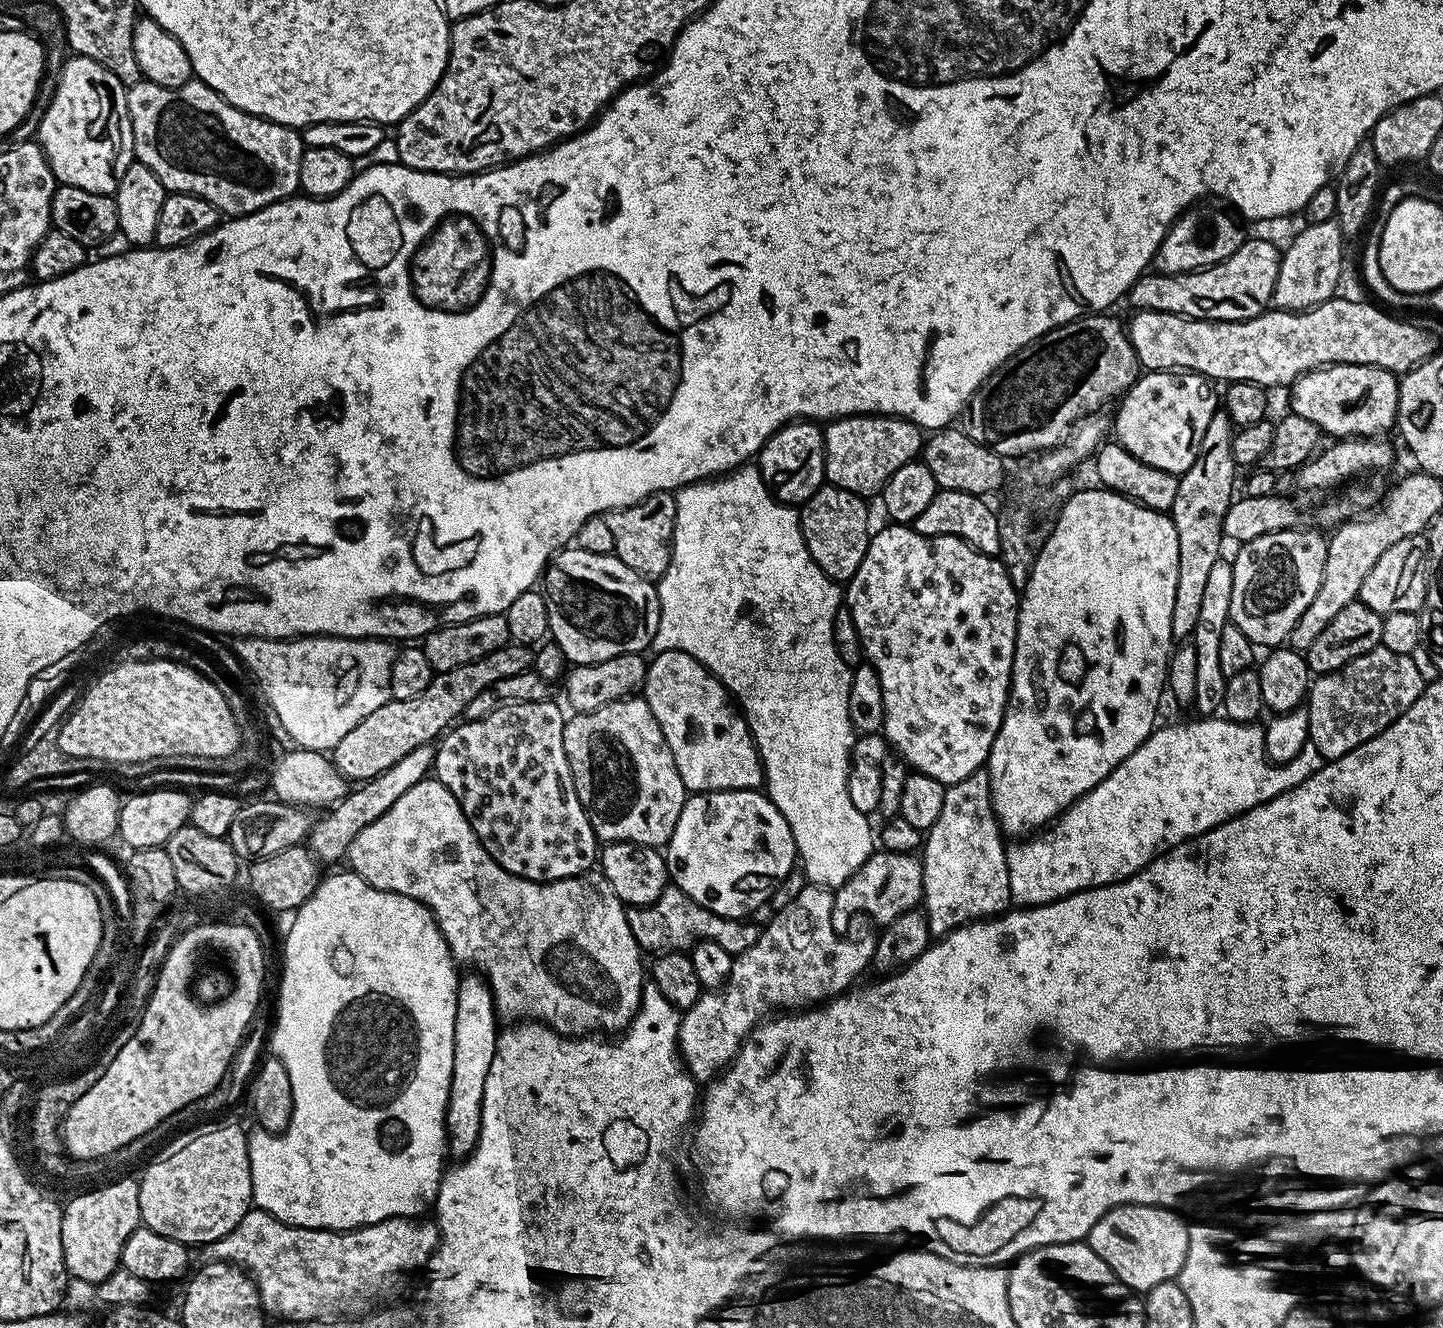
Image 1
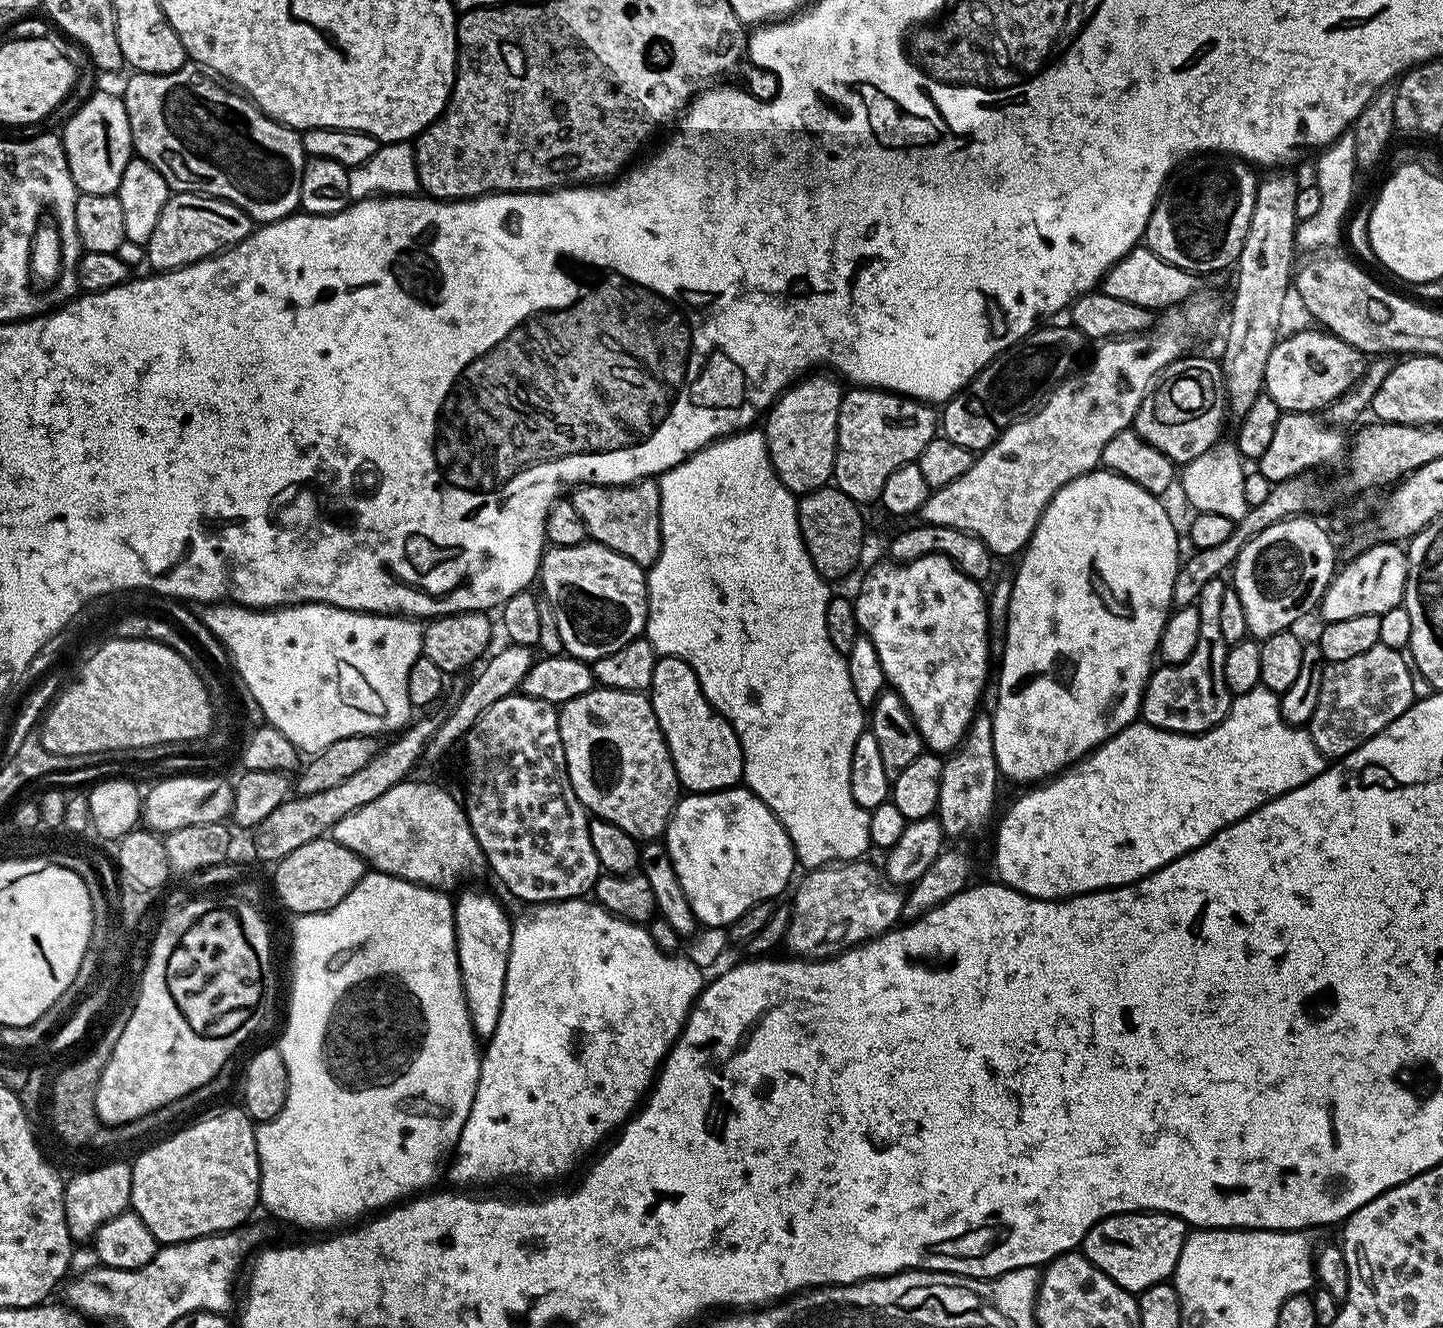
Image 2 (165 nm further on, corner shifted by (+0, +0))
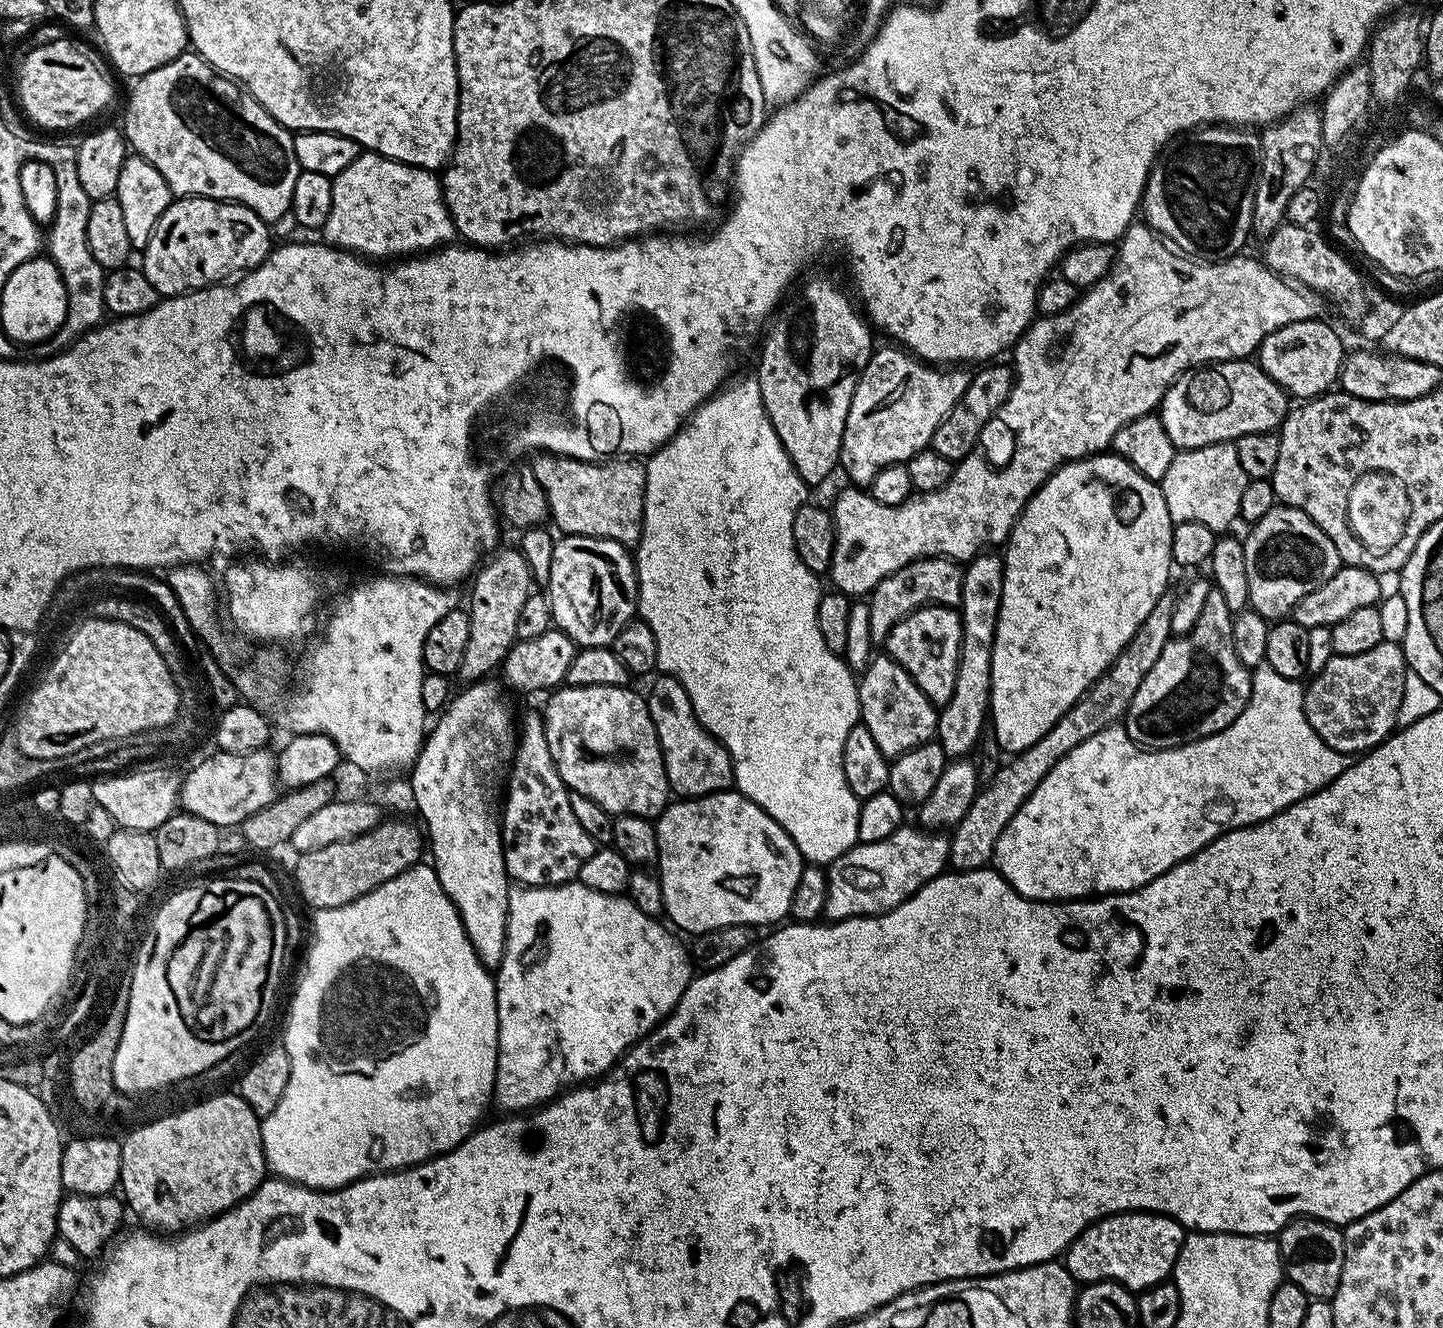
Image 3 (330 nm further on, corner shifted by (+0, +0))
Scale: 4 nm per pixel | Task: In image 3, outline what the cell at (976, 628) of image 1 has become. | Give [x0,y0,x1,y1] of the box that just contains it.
[886,604,962,706]

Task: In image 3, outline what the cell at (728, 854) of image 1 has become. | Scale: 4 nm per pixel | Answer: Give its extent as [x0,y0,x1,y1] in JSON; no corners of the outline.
[655,790,806,934]

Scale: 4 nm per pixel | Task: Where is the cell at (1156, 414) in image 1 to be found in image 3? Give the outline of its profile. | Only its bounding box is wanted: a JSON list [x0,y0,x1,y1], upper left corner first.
[1158,358,1289,450]

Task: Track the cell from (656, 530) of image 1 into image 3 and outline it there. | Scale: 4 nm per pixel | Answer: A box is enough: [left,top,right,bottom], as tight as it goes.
[531,452,646,546]

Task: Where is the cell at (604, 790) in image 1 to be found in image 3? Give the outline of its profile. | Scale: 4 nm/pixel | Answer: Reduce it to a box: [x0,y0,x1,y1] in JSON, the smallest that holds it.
[542,686,670,818]

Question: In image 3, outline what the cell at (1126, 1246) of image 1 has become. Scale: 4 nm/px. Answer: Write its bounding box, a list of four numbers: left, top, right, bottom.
[1066,1212,1186,1290]

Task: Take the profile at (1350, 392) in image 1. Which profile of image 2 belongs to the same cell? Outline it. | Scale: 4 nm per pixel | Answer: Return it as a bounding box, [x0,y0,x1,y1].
[1264,330,1366,413]

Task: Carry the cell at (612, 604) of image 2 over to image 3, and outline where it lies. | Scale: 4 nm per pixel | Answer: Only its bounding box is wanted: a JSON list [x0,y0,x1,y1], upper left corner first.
[546,536,638,648]

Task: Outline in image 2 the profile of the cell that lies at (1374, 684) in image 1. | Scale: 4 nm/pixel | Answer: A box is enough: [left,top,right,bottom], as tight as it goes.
[1306,643,1417,758]

